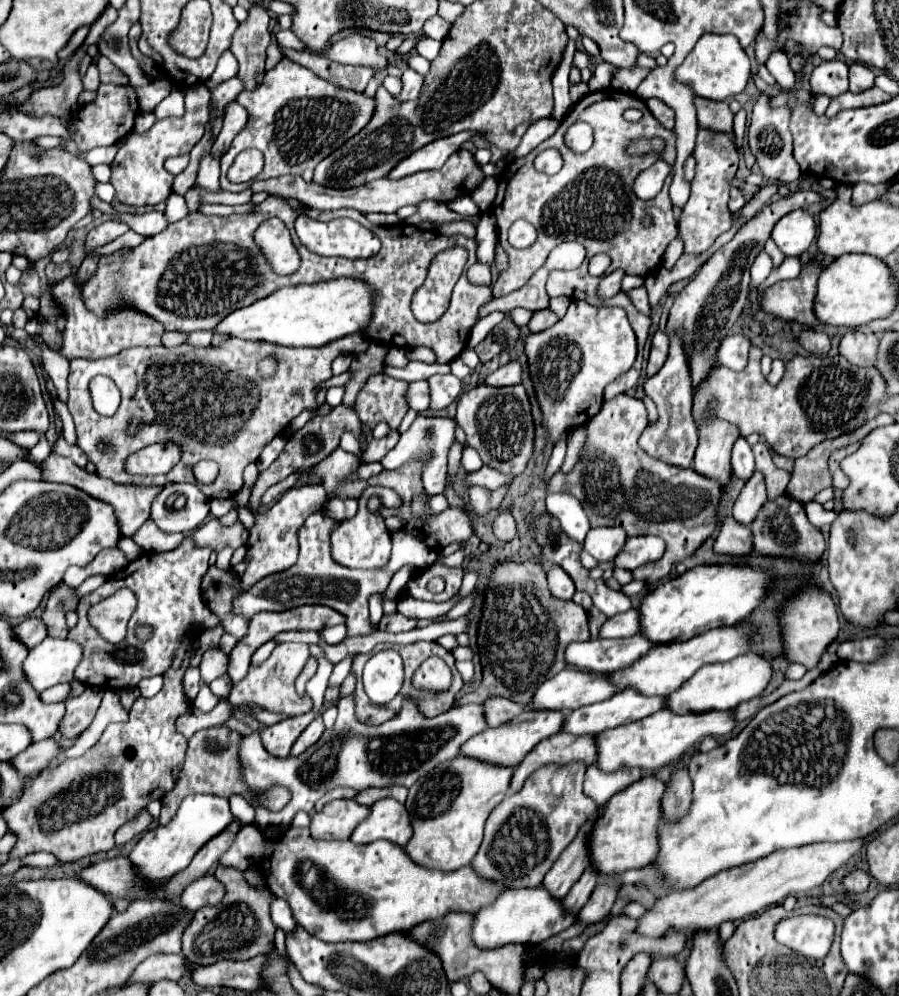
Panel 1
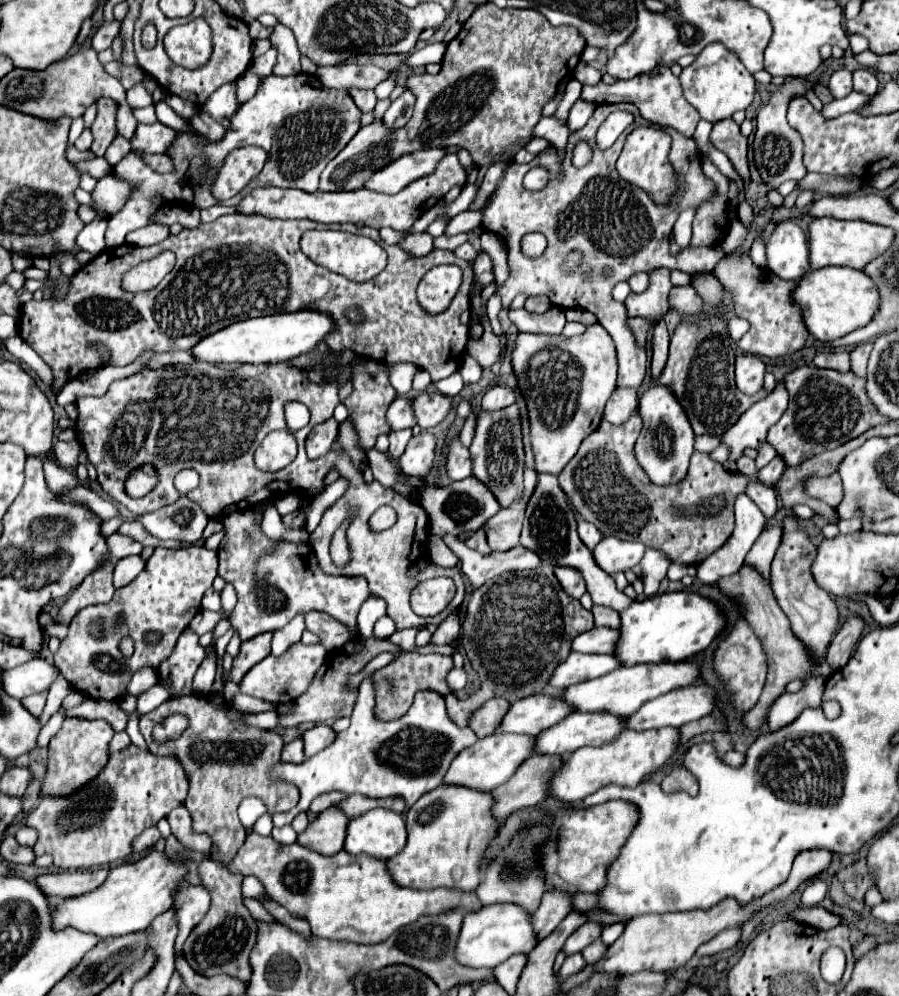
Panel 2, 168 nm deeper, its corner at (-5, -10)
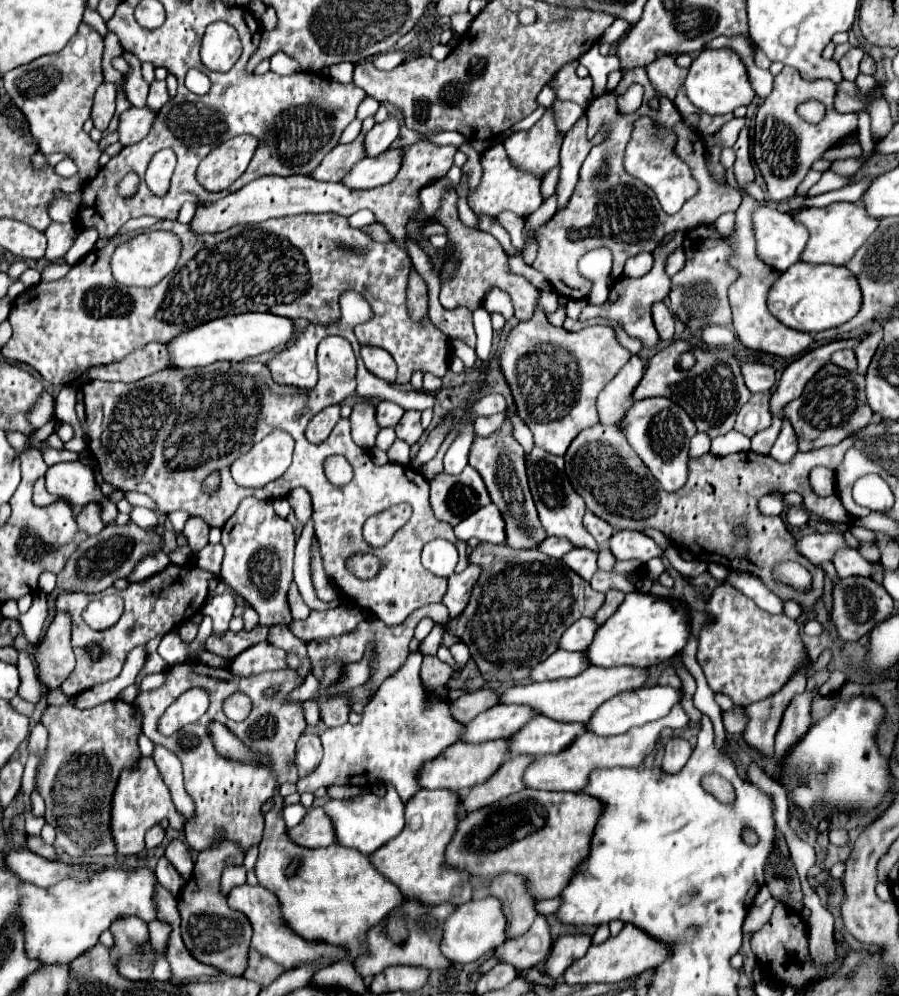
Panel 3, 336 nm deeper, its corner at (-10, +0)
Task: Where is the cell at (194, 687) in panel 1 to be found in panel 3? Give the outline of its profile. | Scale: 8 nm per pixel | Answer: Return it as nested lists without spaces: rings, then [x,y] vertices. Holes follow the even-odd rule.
[[[223,592],[221,596],[209,598],[203,604],[203,614],[213,618],[213,630],[217,634],[225,632],[229,628],[229,620],[233,618],[233,610],[235,610],[235,598],[229,592]]]

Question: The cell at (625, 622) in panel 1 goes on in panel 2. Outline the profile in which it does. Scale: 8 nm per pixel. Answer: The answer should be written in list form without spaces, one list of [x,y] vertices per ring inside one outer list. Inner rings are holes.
[[[592,628],[572,640],[572,650],[584,654],[614,654],[618,640],[620,630],[616,628]]]

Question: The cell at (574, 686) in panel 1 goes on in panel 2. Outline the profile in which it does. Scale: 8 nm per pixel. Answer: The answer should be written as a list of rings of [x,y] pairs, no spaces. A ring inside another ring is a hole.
[[[534,694],[510,706],[508,714],[500,724],[500,730],[536,736],[538,732],[544,732],[546,728],[562,722],[572,712],[574,708],[566,708],[566,704],[558,700],[558,696]]]

